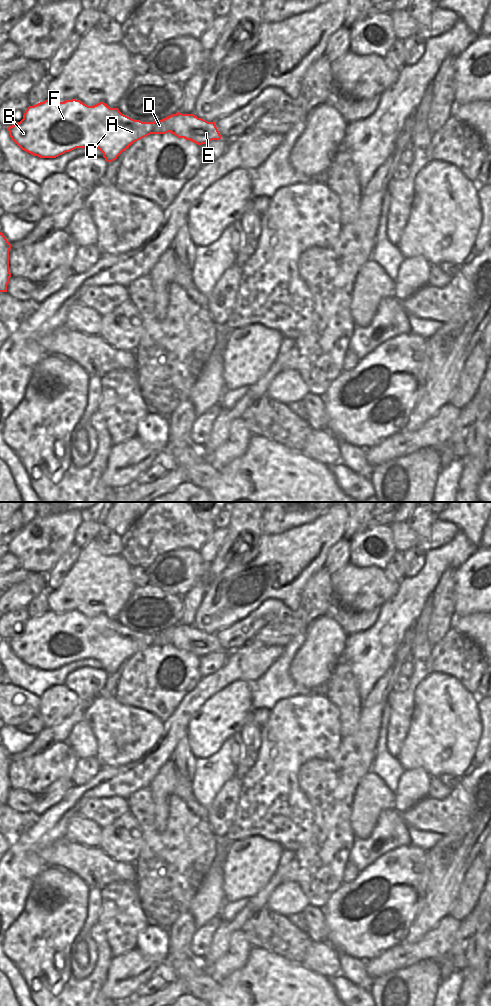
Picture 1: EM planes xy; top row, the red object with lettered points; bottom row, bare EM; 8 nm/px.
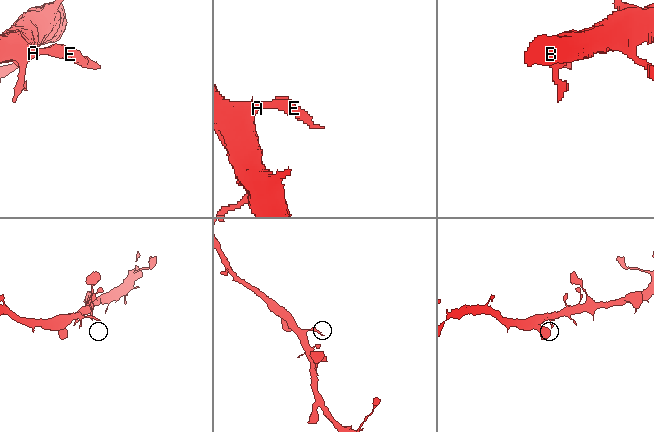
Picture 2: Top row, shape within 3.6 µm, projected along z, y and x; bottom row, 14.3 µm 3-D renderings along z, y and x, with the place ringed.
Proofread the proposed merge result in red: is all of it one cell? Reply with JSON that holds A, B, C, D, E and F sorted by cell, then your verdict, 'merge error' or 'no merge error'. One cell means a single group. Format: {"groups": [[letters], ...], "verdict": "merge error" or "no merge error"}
{"groups": [["A", "B", "C", "D", "E", "F"]], "verdict": "no merge error"}

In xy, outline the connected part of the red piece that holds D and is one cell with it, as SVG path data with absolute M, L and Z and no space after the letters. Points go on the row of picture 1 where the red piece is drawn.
M50 98L29 106L23 119L8 127L13 142L40 158L56 158L76 148L98 148L112 162L134 142L150 134L174 134L199 146L221 135L215 122L194 114L172 114L162 120L142 122L110 108L104 102L88 106L72 99L56 102Z

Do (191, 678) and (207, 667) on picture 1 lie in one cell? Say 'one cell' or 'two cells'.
two cells

